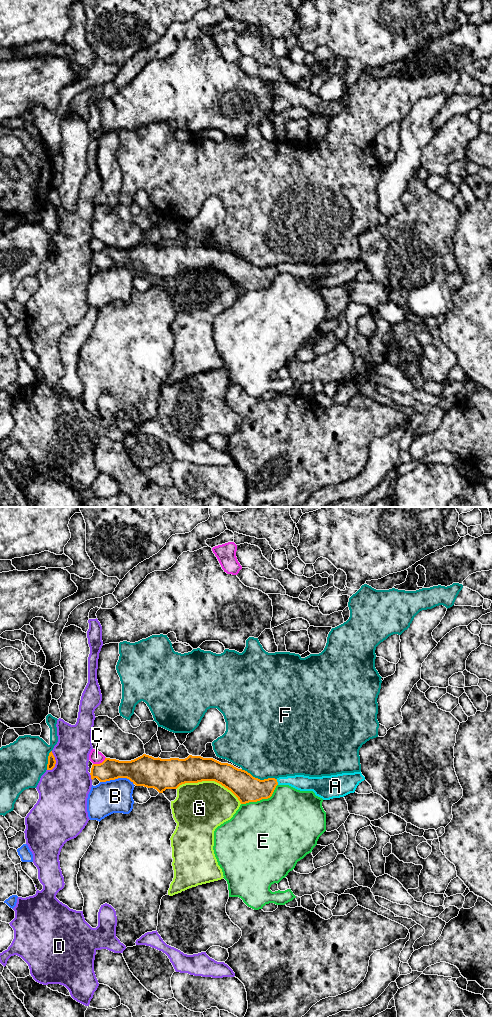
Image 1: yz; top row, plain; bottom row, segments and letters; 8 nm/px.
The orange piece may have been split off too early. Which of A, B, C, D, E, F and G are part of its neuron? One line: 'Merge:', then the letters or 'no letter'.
Merge: A

